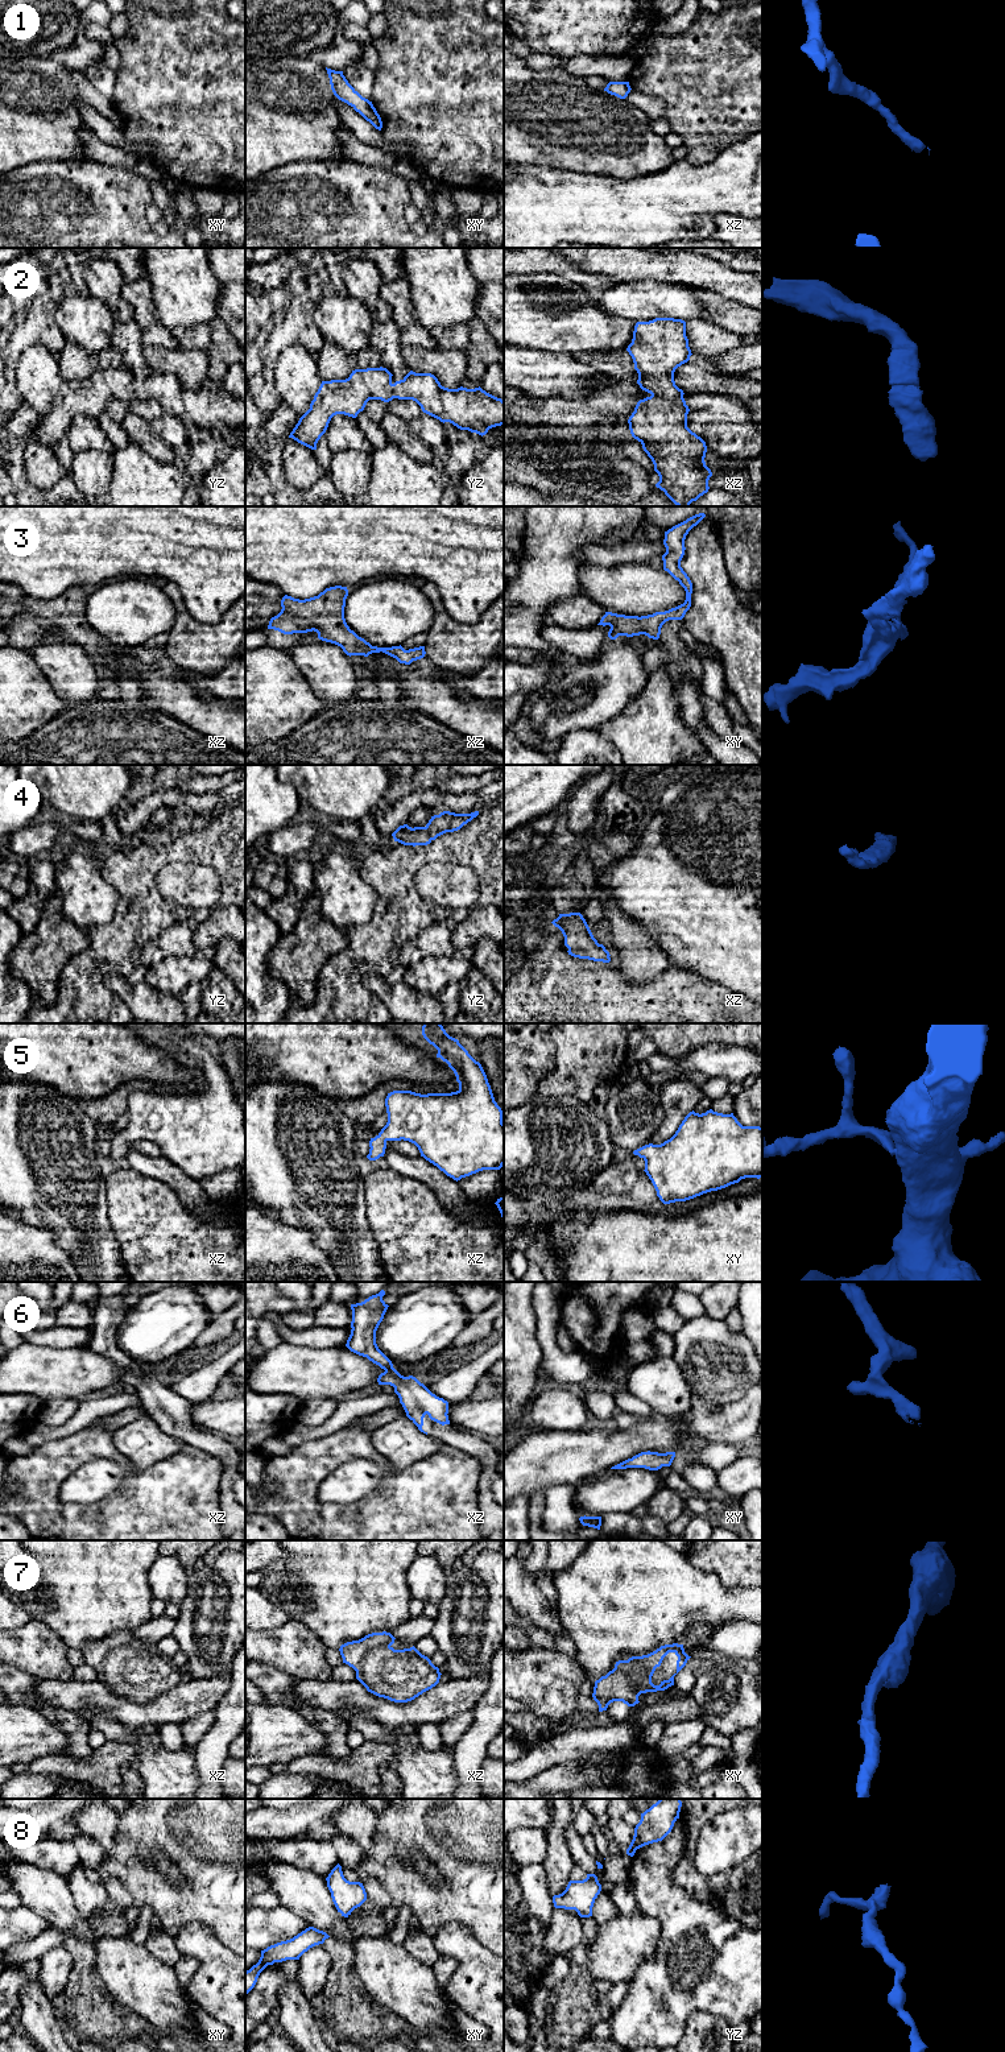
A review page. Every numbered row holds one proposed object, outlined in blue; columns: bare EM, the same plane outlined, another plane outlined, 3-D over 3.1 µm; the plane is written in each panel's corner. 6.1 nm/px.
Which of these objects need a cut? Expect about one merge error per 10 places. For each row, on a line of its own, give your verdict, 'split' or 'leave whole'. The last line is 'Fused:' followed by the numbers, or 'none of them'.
1: leave whole
2: leave whole
3: leave whole
4: leave whole
5: leave whole
6: leave whole
7: leave whole
8: leave whole
Fused: none of them

